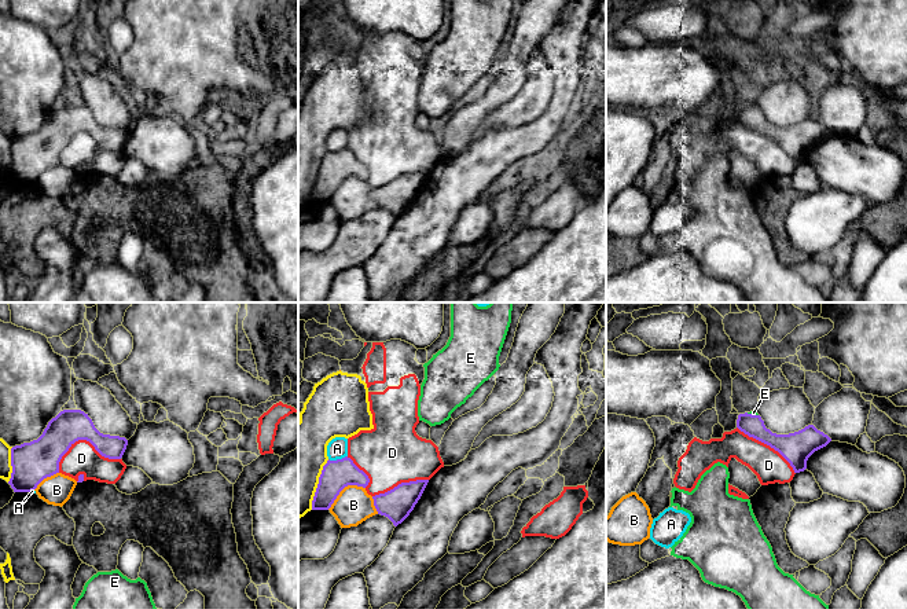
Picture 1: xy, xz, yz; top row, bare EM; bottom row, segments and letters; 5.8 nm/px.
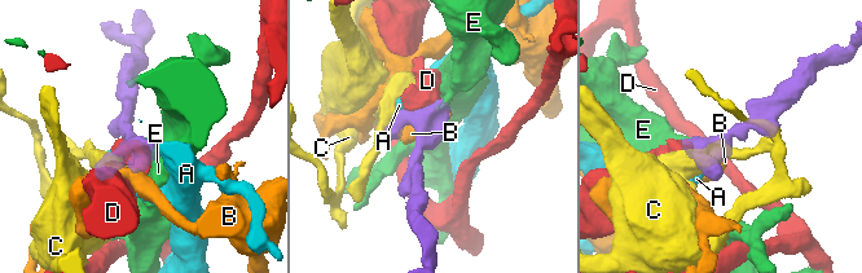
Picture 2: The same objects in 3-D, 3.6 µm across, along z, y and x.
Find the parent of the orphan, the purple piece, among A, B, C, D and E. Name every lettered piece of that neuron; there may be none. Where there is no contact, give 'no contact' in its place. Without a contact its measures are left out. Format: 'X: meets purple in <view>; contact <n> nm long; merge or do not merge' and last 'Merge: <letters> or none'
A: meets purple in xz; contact 110 nm long; do not merge
B: meets purple in xz; contact 260 nm long; do not merge
C: meets purple in xz; contact 320 nm long; do not merge
D: meets purple in xy; contact 380 nm long; do not merge
E: meets purple in yz; contact 70 nm long; merge
Merge: E

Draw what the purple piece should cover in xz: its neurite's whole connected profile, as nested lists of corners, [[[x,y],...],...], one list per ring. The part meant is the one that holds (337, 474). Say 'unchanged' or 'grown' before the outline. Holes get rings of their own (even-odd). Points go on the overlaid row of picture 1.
unchanged; [[[350,458],[328,459],[319,477],[312,510],[328,510],[345,487],[357,485],[366,488],[368,483],[368,476]]]

